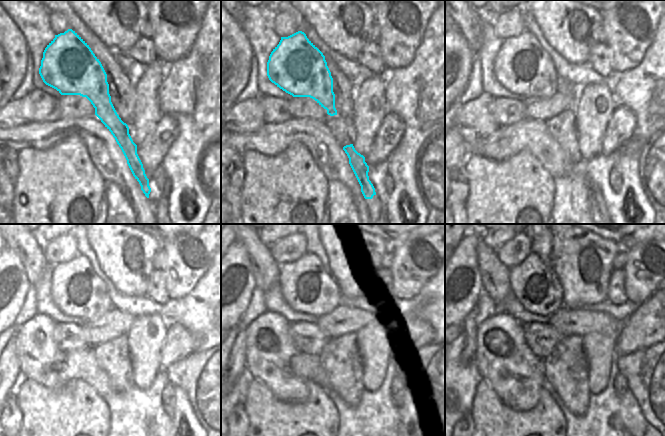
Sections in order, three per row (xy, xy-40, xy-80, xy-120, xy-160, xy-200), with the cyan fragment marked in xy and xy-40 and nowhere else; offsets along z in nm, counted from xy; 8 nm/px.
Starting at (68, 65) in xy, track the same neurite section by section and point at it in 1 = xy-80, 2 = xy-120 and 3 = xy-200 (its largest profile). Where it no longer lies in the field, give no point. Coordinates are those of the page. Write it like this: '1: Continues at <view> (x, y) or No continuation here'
1: Continues at xy-80 (522, 66)
2: Continues at xy-120 (77, 290)
3: Continues at xy-200 (532, 282)

